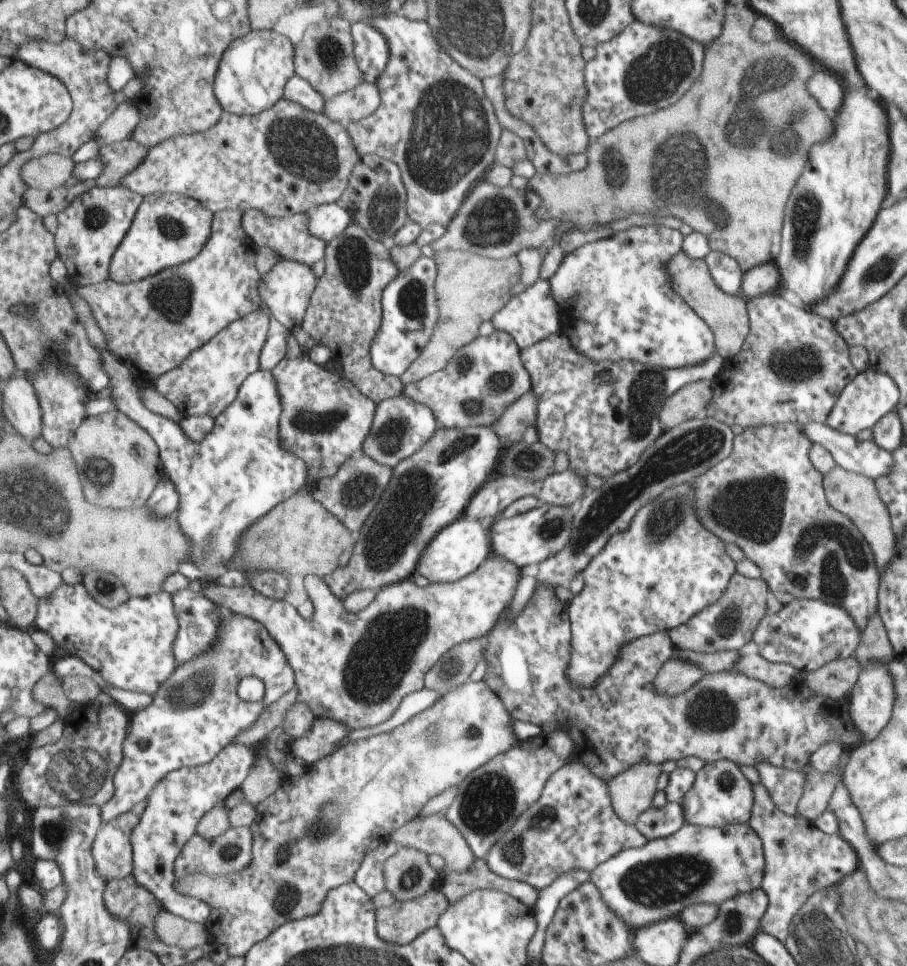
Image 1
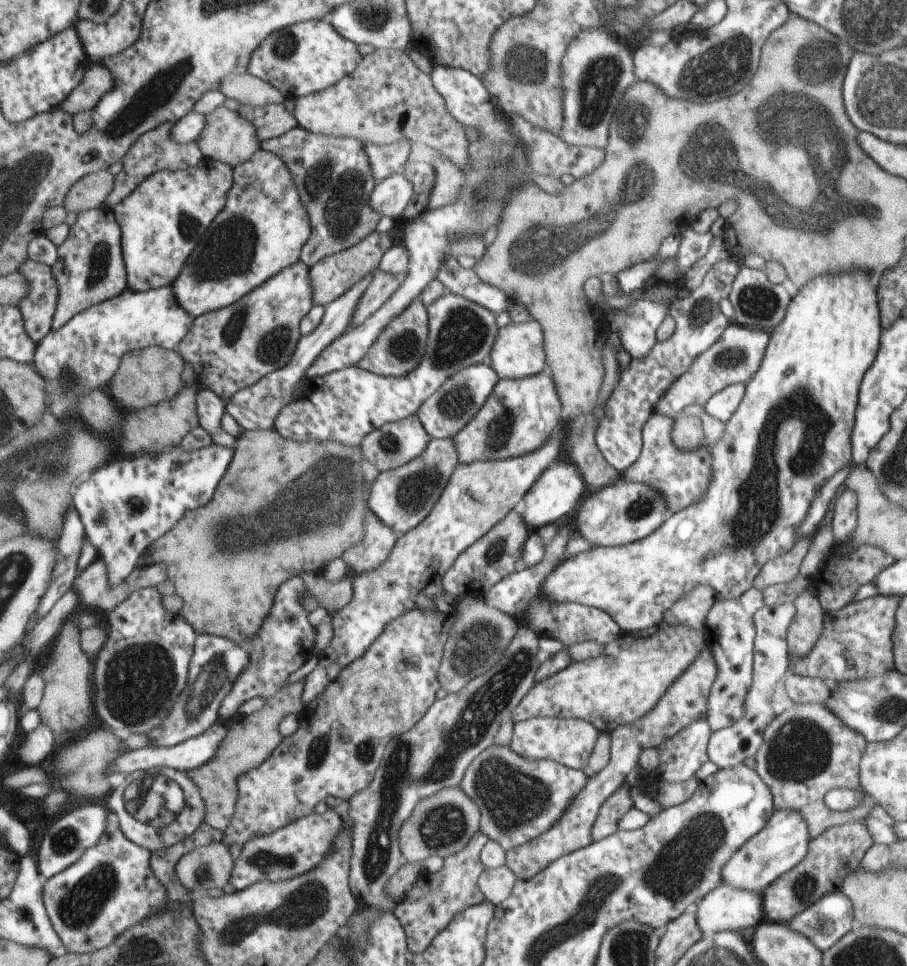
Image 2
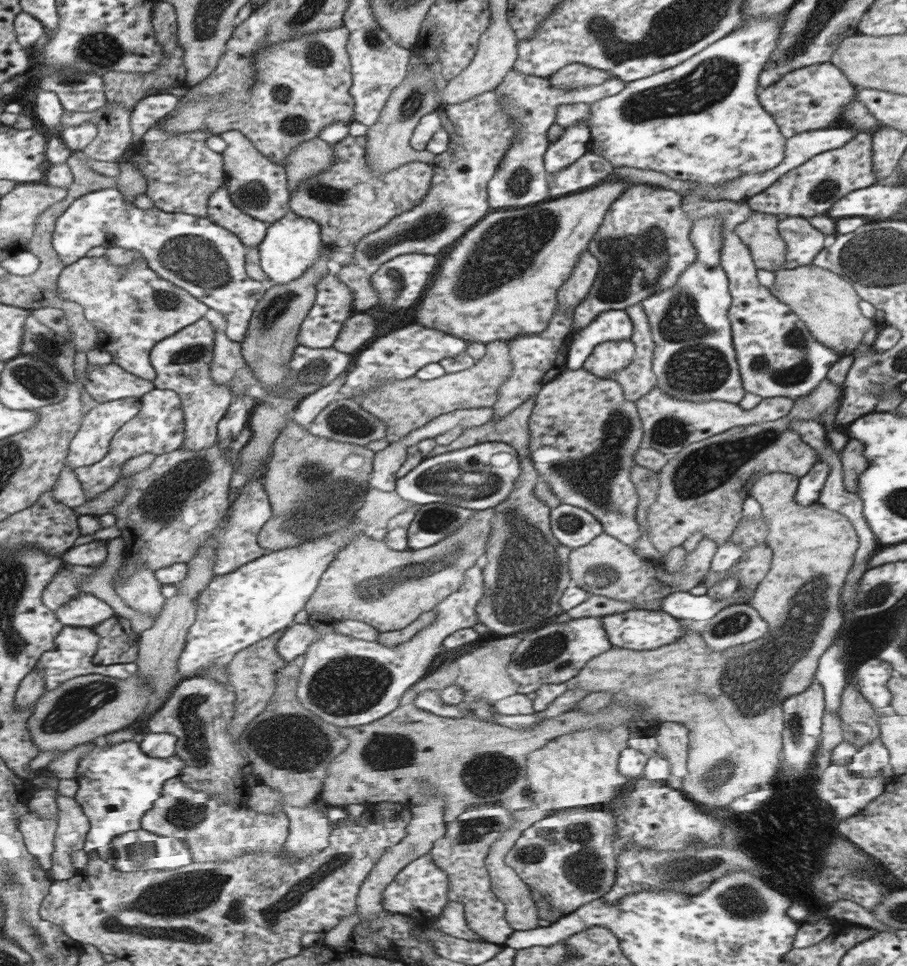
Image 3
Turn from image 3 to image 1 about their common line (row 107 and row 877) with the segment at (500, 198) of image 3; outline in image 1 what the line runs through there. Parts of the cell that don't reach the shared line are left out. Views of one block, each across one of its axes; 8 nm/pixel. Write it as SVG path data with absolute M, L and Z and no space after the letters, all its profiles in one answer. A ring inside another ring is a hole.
M571 760L551 774L541 798L517 818L483 860L497 876L525 882L539 892L551 886L561 874L573 870L591 874L597 866L623 850L641 848L645 844L647 838L613 810L607 784L595 776L587 764Z

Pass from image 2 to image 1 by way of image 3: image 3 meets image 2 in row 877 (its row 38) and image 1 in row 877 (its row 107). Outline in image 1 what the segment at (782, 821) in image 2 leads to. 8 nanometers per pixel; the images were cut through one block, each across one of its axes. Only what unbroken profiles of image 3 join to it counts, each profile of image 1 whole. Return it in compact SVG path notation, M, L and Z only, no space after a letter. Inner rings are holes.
M683 824L675 834L667 838L651 840L641 848L623 850L615 858L597 866L591 872L589 880L597 886L601 900L617 916L621 916L633 930L639 930L643 926L653 926L655 922L667 918L677 918L683 910L687 910L687 906L711 904L719 908L729 898L757 890L761 886L763 874L765 874L763 844L757 832L749 824L723 826L723 828L699 828L699 826Z

